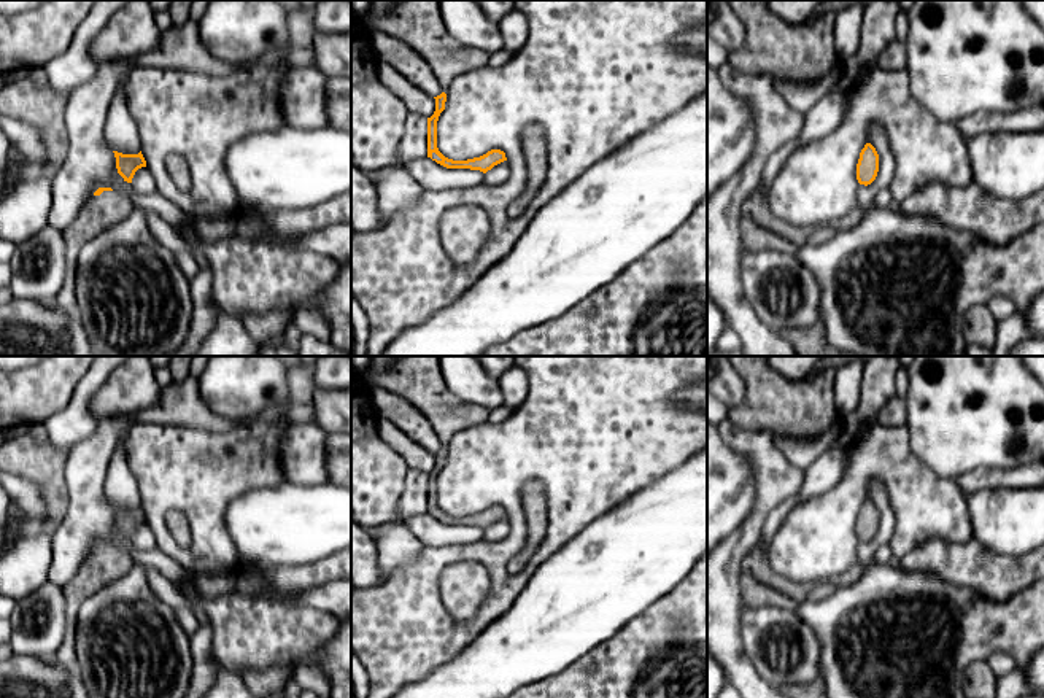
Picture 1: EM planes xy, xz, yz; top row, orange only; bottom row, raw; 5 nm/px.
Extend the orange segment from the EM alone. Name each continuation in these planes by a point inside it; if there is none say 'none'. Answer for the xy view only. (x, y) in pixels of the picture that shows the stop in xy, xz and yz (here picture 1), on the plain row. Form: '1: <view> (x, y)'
1: xy (100, 568)

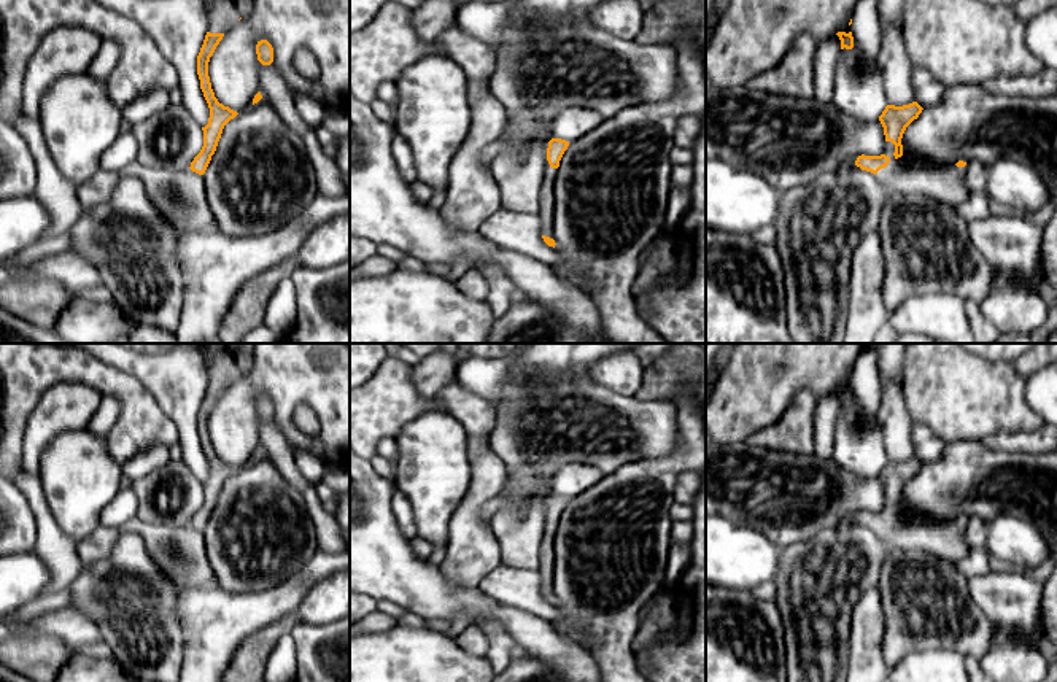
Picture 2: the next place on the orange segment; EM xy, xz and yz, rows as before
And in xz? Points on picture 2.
1: xz (545, 555)

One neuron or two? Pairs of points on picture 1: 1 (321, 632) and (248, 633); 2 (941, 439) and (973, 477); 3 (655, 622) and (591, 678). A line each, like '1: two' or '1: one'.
1: one
2: two
3: one

